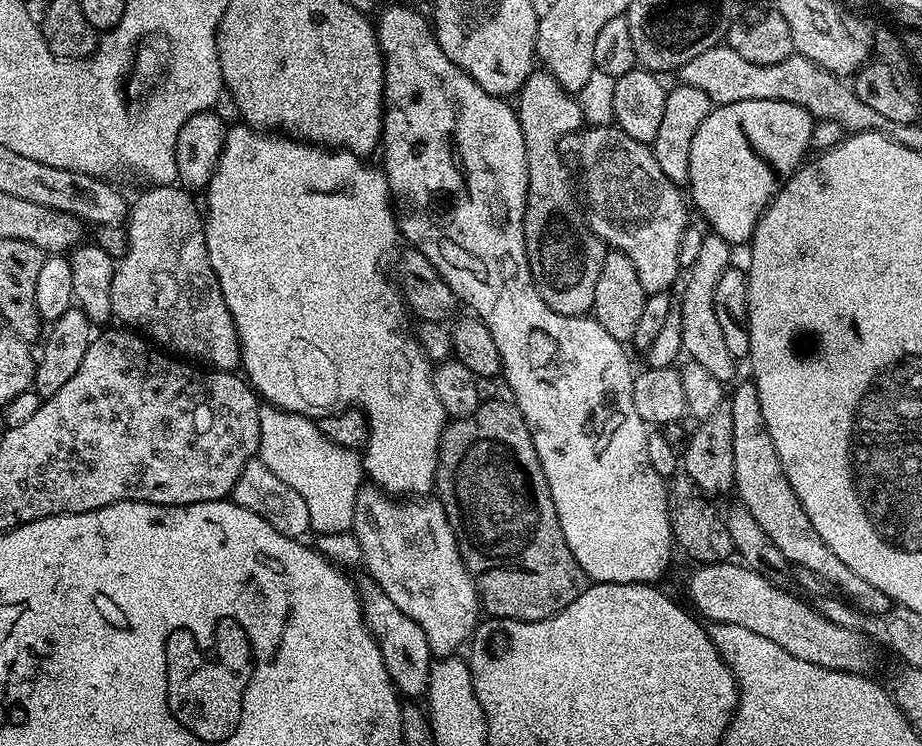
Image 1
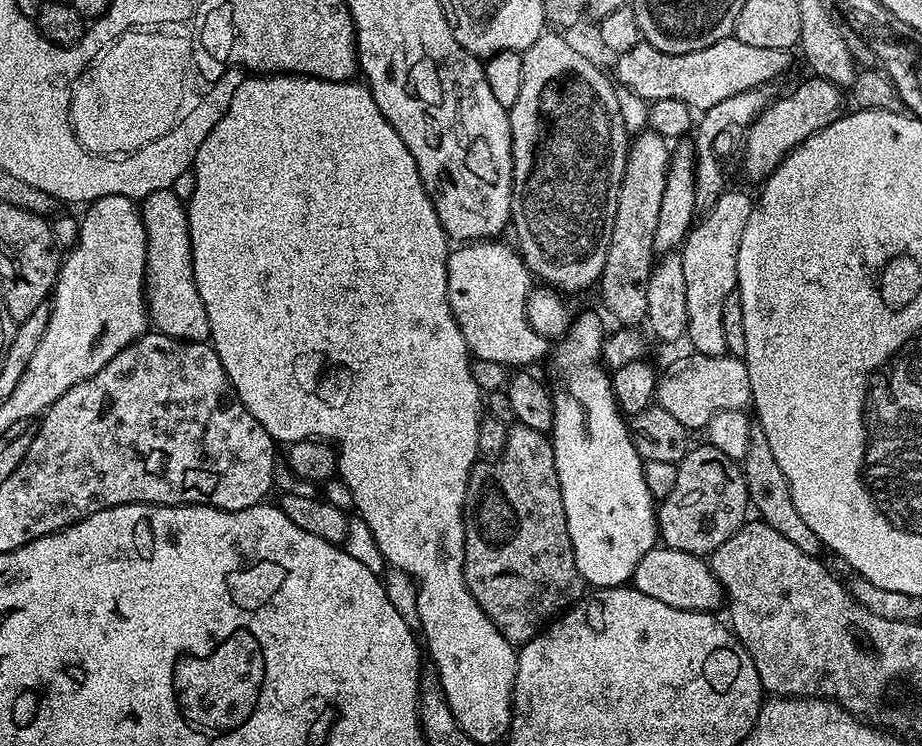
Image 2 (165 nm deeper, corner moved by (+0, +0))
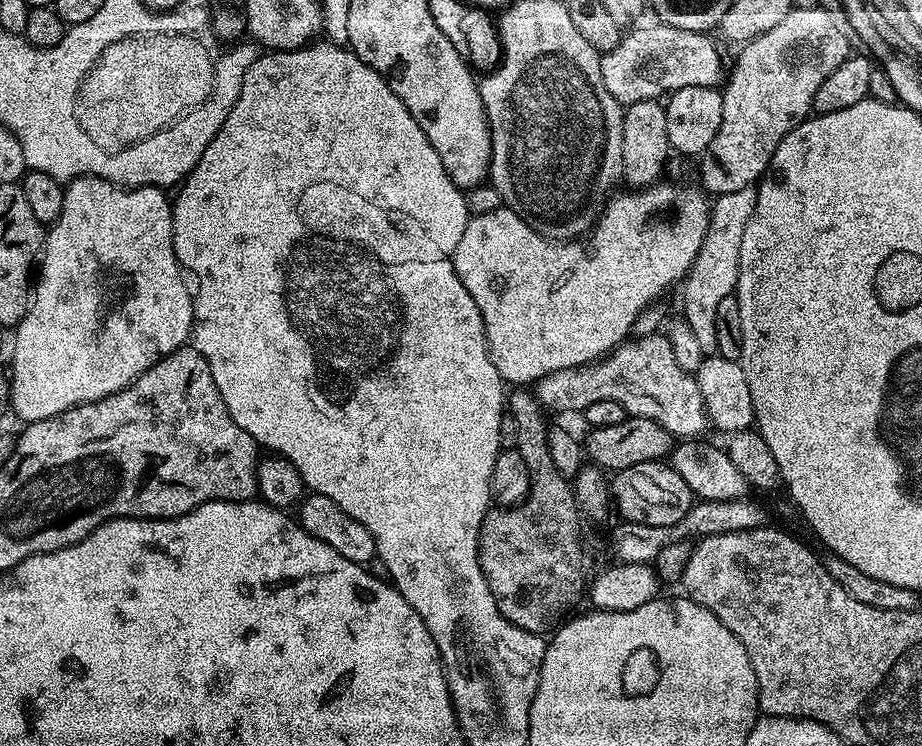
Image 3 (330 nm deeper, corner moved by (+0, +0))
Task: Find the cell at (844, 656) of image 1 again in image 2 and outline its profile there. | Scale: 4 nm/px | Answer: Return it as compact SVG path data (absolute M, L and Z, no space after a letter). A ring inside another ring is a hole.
M665 546L654 547L644 555L642 562L638 562L634 570L630 584L649 598L658 598L658 602L666 602L666 606L674 606L678 610L712 614L726 600L724 587L712 573L711 563L705 557Z

